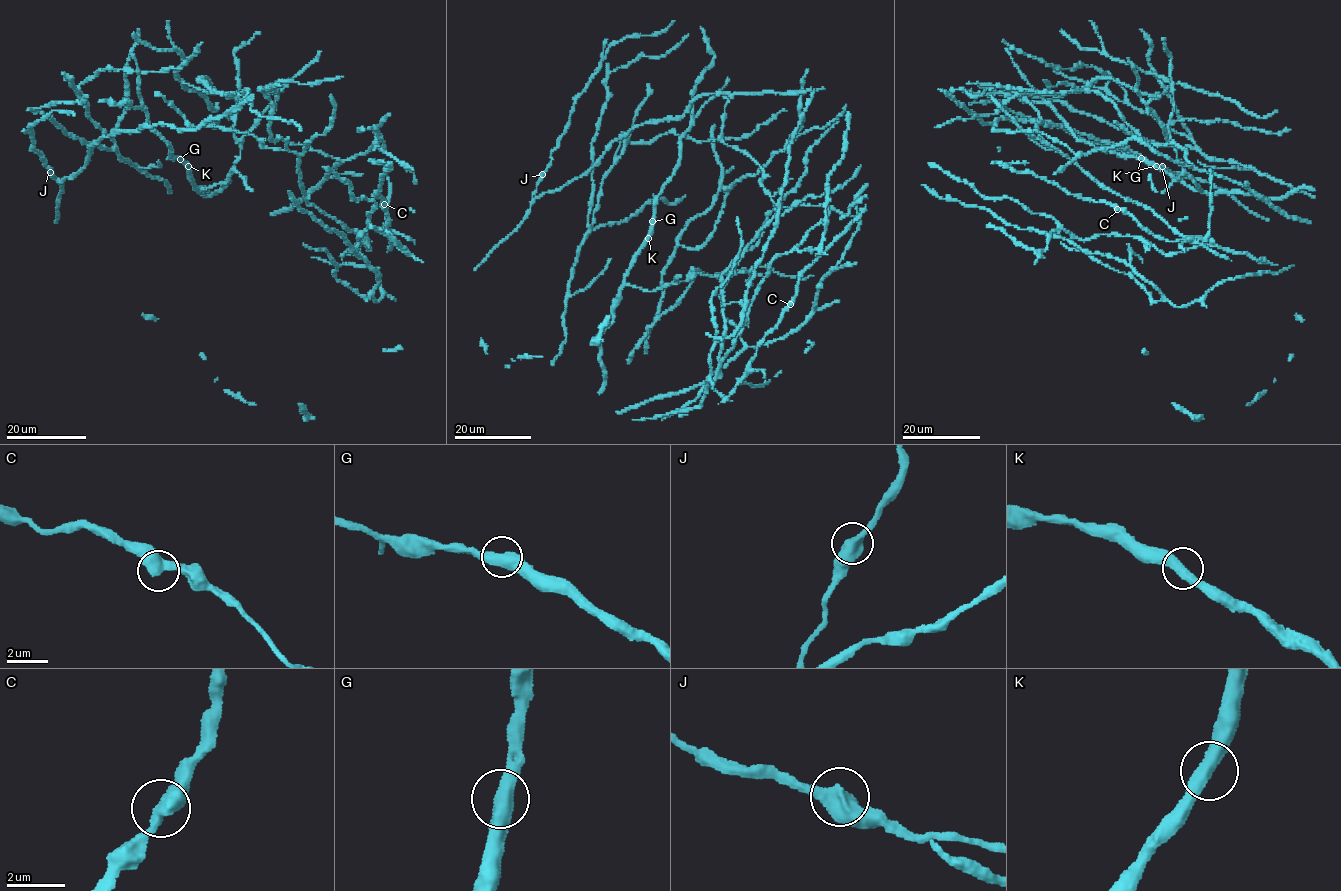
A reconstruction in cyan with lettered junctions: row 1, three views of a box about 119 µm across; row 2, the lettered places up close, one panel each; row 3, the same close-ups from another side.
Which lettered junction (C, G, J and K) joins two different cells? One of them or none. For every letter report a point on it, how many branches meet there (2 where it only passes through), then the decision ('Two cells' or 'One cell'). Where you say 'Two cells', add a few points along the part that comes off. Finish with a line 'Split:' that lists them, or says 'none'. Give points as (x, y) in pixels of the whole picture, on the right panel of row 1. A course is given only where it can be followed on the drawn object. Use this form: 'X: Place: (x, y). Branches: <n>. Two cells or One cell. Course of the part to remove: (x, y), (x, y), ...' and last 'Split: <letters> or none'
C: Place: (1117, 209). Branches: 2. One cell
G: Place: (1141, 158). Branches: 2. One cell
J: Place: (1162, 166). Branches: 2. One cell
K: Place: (1156, 166). Branches: 2. One cell
Split: none

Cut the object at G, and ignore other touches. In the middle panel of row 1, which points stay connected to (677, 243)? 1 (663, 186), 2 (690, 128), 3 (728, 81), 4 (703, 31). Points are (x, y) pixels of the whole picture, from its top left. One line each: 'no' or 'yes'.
1: no
2: no
3: no
4: no

